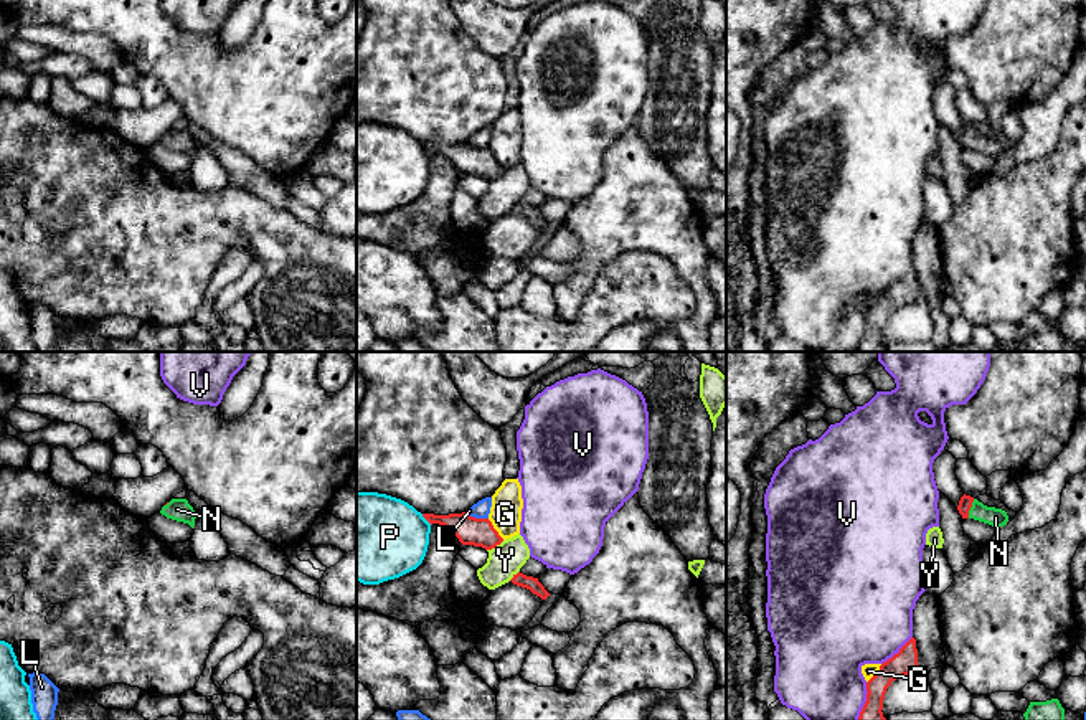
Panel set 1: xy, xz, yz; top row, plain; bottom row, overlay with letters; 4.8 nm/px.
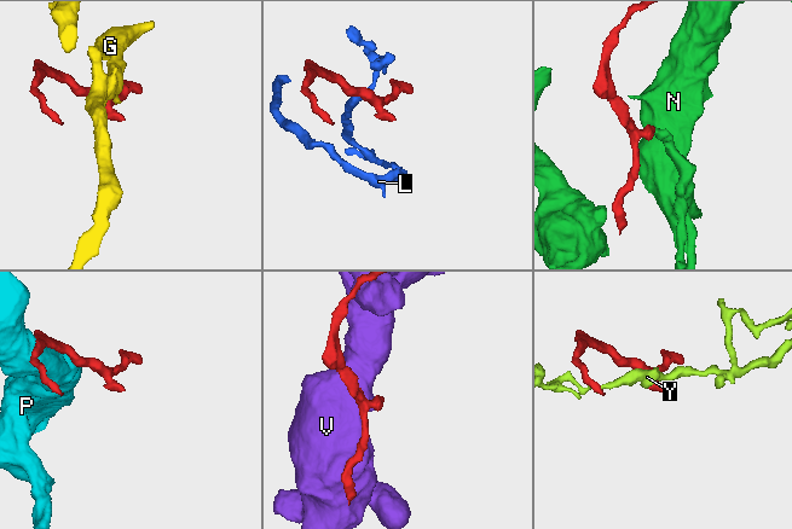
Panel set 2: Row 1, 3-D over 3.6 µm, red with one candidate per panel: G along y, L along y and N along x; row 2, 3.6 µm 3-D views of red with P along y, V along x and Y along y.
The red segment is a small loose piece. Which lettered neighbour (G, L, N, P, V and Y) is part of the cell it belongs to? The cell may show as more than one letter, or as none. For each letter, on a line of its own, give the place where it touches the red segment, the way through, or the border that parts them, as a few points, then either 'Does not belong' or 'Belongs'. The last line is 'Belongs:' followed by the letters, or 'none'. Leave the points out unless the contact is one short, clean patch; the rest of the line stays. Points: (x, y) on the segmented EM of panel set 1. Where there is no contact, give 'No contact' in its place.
G: Touches red at xz (494, 529). Does not belong
L: Touches red at xz (477, 519). Boundary: xz (466, 512), (487, 519). Does not belong
N: Touches red at yz (969, 509). Path across: yz (964, 506), (969, 509), (996, 517). Belongs
P: Touches red at xz (426, 519). Does not belong
V: Touches red at yz (898, 653). Does not belong
Y: Touches red at xz (495, 545). Boundary: xz (504, 540), (487, 550). Does not belong
Belongs: N

